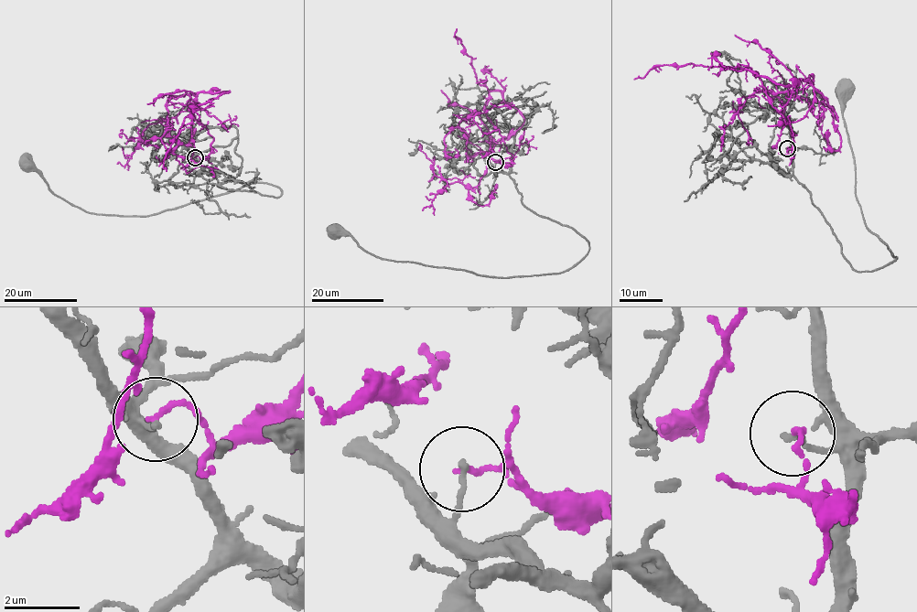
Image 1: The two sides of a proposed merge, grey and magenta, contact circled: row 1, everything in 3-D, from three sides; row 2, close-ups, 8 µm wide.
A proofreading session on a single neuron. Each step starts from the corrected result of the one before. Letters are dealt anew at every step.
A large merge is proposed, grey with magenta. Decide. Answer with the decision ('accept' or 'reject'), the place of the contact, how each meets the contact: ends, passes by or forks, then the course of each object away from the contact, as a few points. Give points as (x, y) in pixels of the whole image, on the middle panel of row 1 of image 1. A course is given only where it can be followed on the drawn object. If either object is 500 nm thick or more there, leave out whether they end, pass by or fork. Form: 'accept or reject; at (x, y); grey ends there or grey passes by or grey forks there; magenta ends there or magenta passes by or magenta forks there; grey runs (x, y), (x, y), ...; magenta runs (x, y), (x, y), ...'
reject; at (495, 162); grey ends there; magenta ends there; grey runs (496, 162), (524, 206), (582, 235), (587, 253), (562, 273), (478, 275), (382, 259), (352, 236), (333, 231); magenta runs (496, 162), (512, 155), (487, 114), (499, 91), (523, 122), (499, 139), (476, 186), (444, 190), (419, 143)

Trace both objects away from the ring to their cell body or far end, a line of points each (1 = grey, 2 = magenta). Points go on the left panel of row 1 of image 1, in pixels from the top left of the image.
1: (195, 157), (221, 187), (282, 194), (280, 188), (262, 182), (150, 215), (91, 214), (53, 193), (26, 164)
2: (195, 157), (206, 159), (213, 137), (190, 106), (229, 91), (191, 95), (144, 131), (143, 144), (120, 131)

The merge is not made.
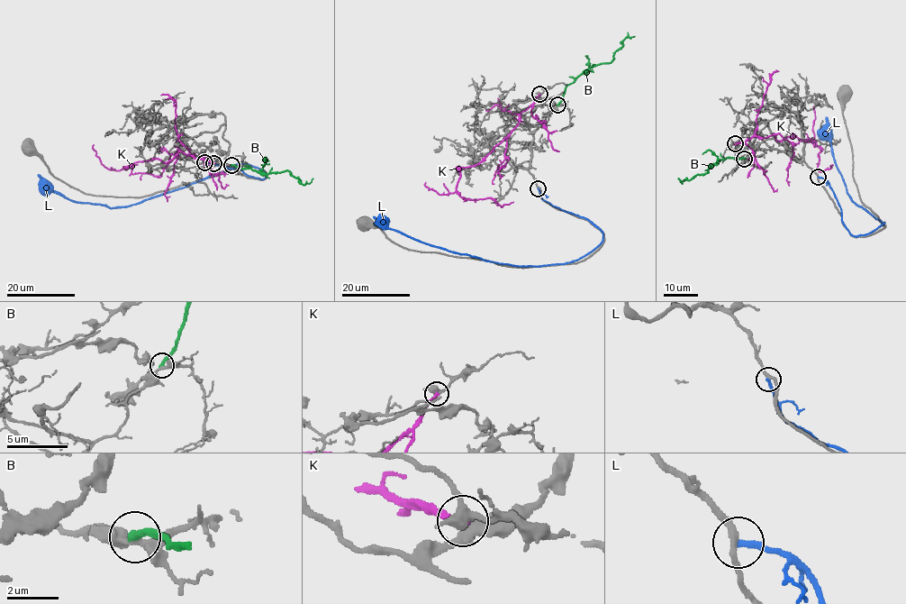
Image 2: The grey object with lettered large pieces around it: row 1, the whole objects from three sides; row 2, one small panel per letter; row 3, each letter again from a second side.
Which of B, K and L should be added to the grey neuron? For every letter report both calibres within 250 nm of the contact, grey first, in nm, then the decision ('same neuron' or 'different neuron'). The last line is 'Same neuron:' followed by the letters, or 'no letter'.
B: 280 nm thick on the grey side, 320 nm on the other; different neuron
K: 320 nm thick on the grey side, 280 nm on the other; different neuron
L: 240 nm thick on the grey side, 240 nm on the other; different neuron
Same neuron: no letter

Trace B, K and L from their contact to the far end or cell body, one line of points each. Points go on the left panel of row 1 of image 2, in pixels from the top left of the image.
B: (231, 165), (266, 173), (287, 170), (303, 184), (309, 183), (312, 178)
K: (213, 163), (181, 151), (166, 162), (155, 158), (123, 169), (131, 167), (133, 174), (158, 176), (179, 155)
L: (205, 162), (265, 178), (265, 171), (252, 166), (233, 164), (170, 192), (109, 207), (67, 199), (38, 175)

